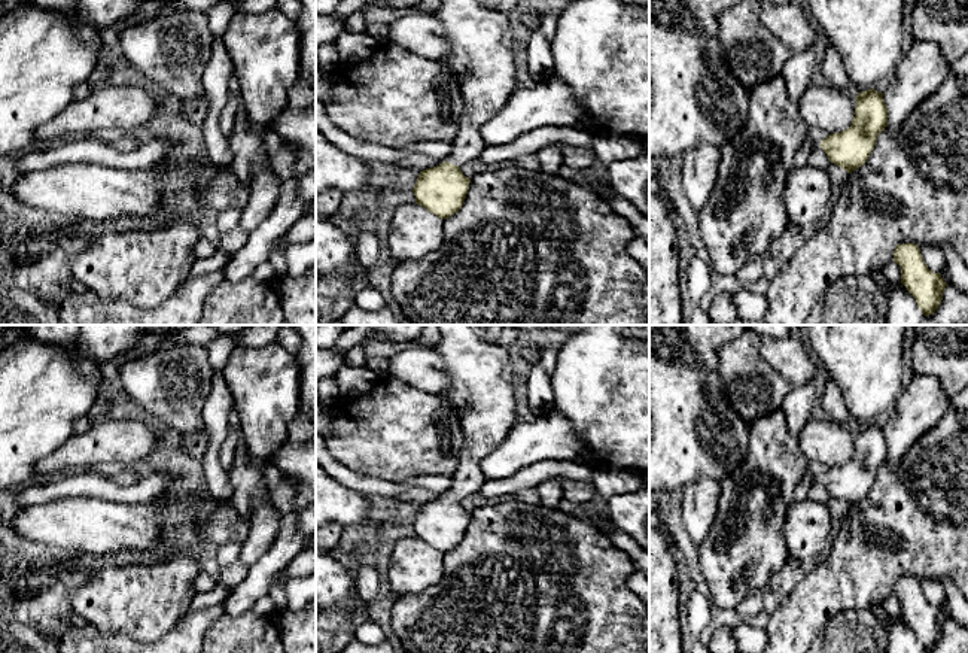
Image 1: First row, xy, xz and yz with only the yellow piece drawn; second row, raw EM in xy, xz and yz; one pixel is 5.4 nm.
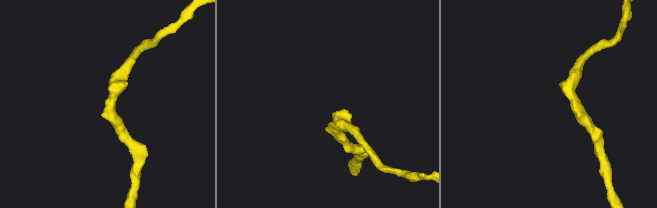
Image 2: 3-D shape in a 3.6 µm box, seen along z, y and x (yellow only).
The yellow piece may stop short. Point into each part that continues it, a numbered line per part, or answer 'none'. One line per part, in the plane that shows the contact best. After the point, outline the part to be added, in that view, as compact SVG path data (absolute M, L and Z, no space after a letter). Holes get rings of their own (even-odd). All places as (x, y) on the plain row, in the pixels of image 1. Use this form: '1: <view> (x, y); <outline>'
1: xz (483, 374); M438 325L438 328L441 338L432 350L442 359L444 371L450 377L450 389L442 397L454 404L463 431L457 470L451 476L447 495L460 501L480 490L485 482L481 459L496 450L518 423L514 385L520 368L508 347L480 340L471 325Z

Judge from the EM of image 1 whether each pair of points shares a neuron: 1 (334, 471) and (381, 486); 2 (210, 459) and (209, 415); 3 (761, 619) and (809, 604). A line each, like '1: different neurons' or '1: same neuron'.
1: same neuron
2: same neuron
3: different neurons

